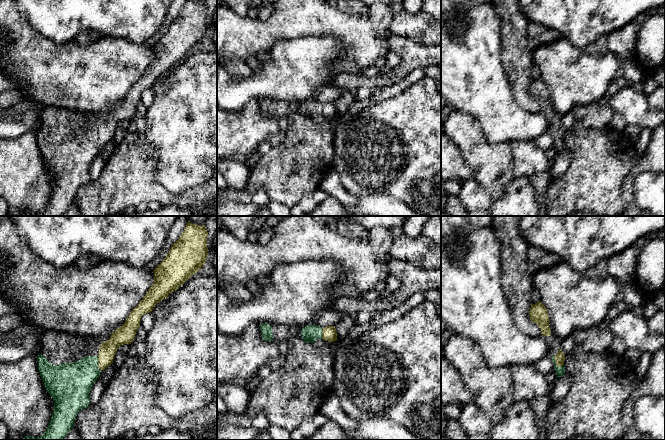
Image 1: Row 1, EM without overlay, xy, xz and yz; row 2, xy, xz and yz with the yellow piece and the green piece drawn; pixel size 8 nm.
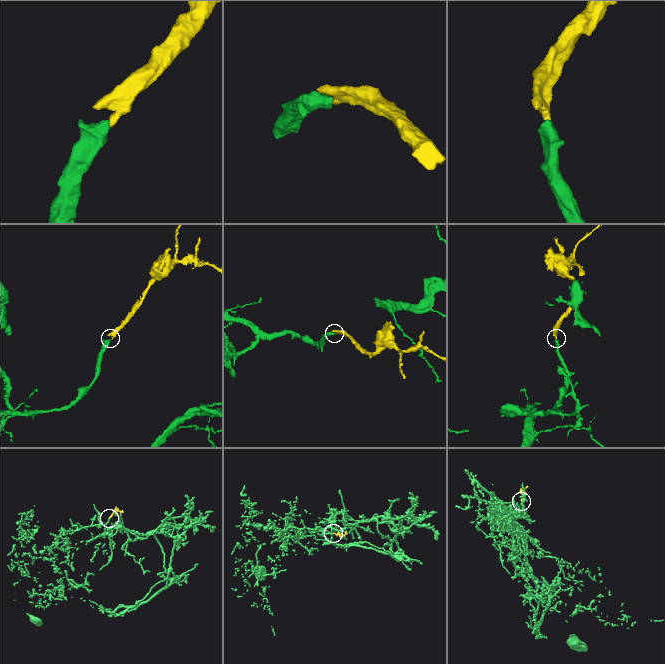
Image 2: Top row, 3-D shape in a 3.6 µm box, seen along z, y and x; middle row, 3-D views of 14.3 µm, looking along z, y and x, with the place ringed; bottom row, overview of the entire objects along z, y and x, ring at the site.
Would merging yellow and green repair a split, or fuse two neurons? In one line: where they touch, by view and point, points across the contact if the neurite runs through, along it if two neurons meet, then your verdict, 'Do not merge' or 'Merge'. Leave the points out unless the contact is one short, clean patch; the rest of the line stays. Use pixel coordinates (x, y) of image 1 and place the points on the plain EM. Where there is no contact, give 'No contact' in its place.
Touches yellow at yz (556, 139). Path across: yz (560, 132), (556, 139), (560, 147). Merge

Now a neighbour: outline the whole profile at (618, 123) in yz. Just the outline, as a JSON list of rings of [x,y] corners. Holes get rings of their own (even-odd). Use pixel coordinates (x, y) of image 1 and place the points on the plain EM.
[[[615,112],[611,119],[610,127],[617,131],[623,132],[623,130],[627,126],[628,126],[628,124],[627,124],[626,120],[623,118],[623,116],[620,113]]]

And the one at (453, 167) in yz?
[[[441,131],[441,181],[463,183],[472,178],[474,174],[465,163],[460,150]]]

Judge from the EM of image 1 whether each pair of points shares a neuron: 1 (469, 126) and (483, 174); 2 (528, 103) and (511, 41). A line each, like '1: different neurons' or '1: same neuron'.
1: same neuron
2: same neuron

